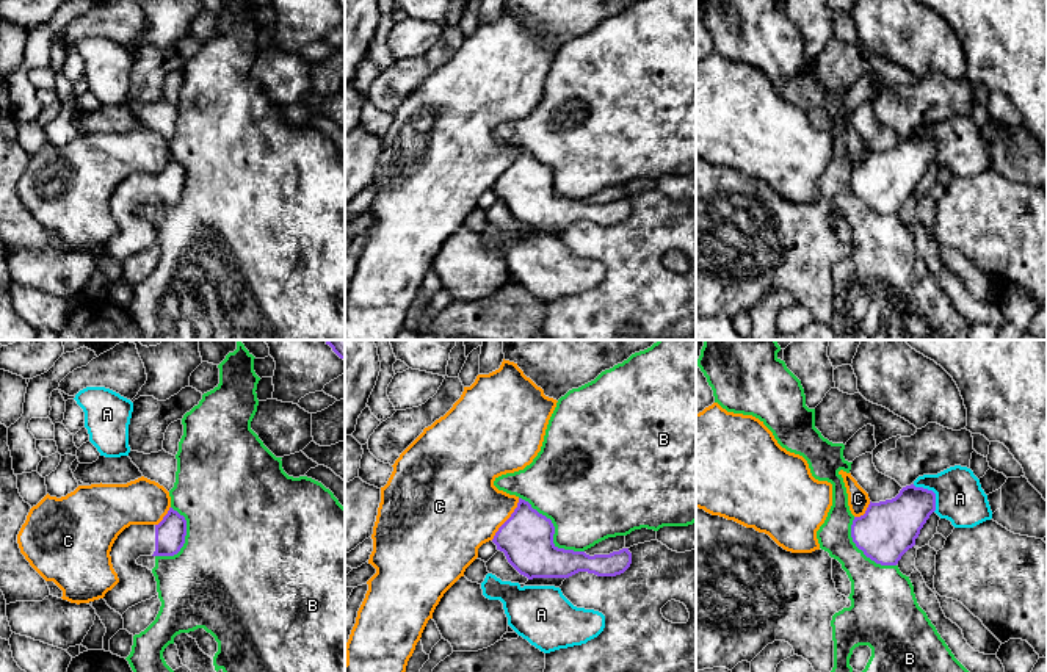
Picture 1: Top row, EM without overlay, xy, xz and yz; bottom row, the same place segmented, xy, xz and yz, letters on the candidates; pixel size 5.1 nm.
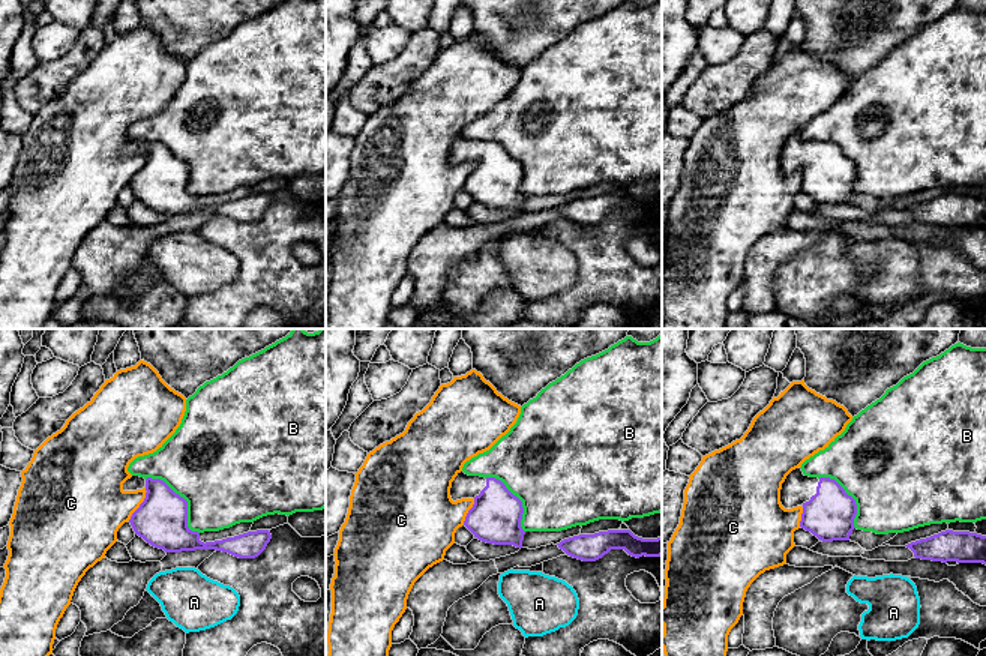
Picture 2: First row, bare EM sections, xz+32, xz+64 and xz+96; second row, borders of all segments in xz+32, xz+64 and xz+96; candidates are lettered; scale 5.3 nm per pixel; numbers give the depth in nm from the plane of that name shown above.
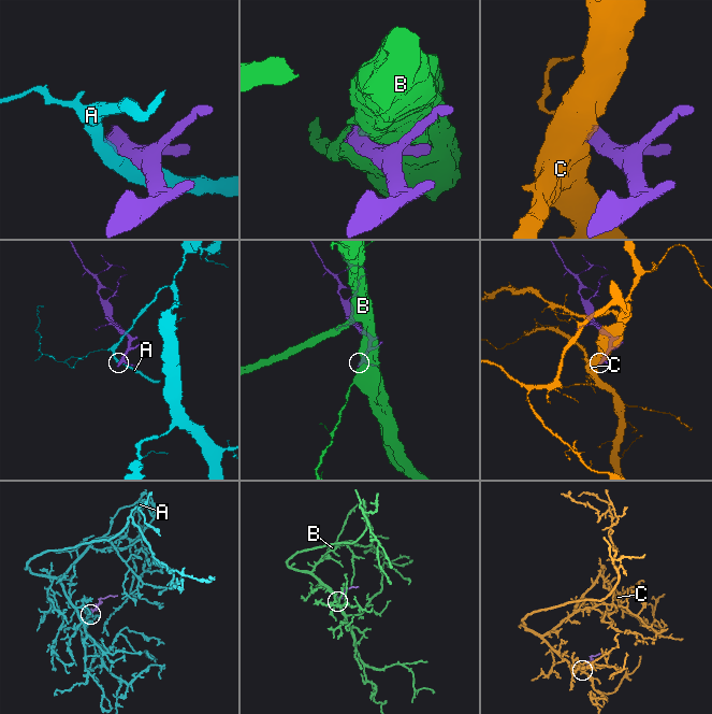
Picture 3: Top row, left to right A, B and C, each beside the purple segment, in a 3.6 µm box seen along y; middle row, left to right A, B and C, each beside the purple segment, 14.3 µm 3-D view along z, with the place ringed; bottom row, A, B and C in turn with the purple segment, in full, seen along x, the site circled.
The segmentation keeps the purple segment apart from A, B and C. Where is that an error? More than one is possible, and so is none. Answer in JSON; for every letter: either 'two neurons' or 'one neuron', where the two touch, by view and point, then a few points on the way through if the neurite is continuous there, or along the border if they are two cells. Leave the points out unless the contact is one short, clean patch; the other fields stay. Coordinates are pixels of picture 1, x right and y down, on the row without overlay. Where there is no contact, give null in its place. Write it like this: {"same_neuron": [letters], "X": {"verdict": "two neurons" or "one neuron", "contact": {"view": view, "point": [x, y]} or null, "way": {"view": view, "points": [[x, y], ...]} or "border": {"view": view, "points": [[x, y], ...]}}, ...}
{"same_neuron": [], "A": {"verdict": "two neurons", "contact": {"view": "yz", "point": [933, 141]}, "border": {"view": "yz", "points": [[912, 133], [927, 137], [934, 143], [934, 160]]}}, "B": {"verdict": "two neurons", "contact": {"view": "xz", "point": [554, 180]}}, "C": {"verdict": "two neurons", "contact": {"view": "xz", "point": [508, 168]}, "border": {"view": "xz", "points": [[519, 148], [511, 165], [491, 188]]}}}

